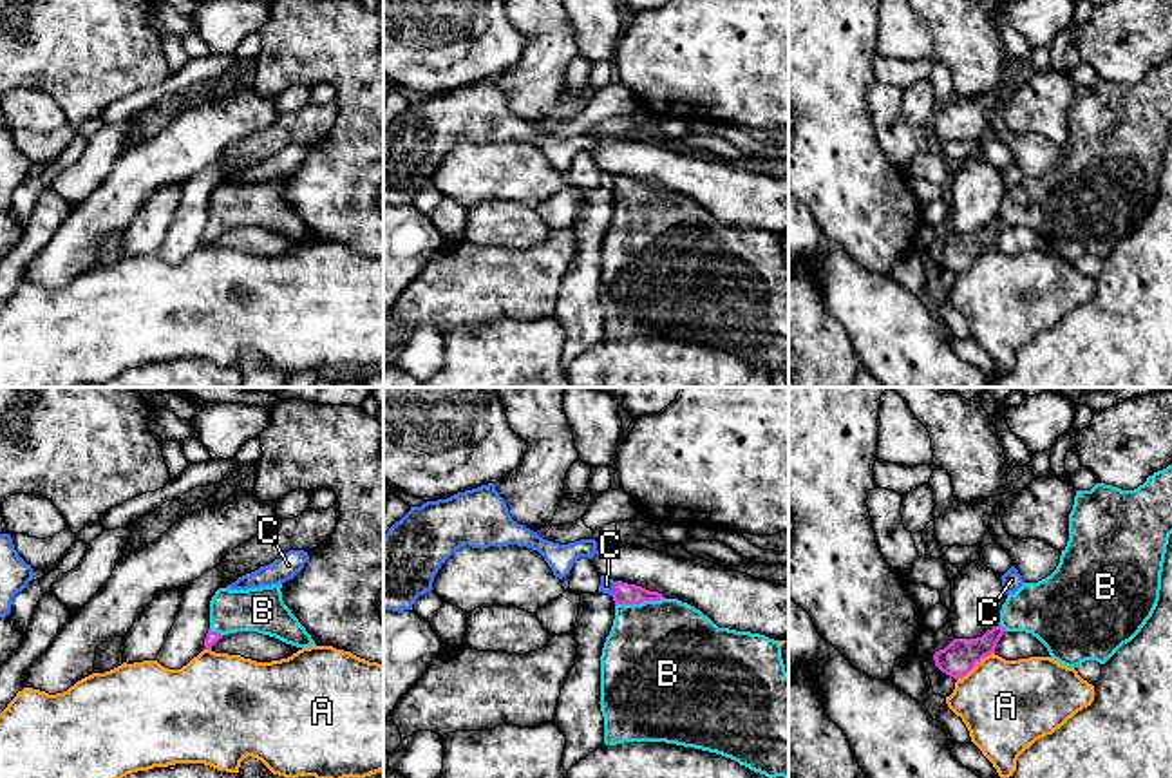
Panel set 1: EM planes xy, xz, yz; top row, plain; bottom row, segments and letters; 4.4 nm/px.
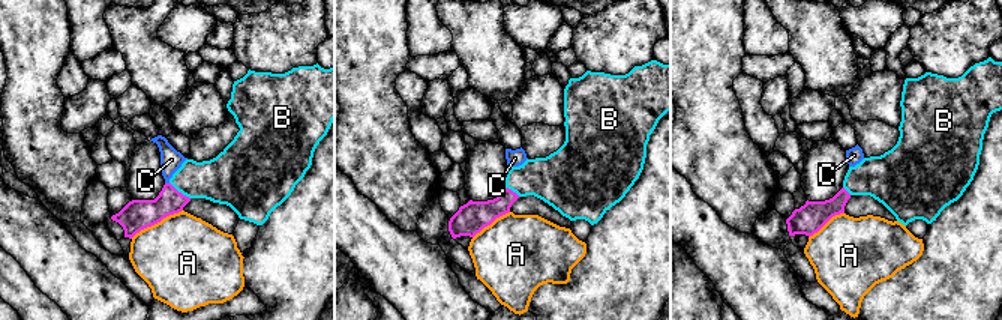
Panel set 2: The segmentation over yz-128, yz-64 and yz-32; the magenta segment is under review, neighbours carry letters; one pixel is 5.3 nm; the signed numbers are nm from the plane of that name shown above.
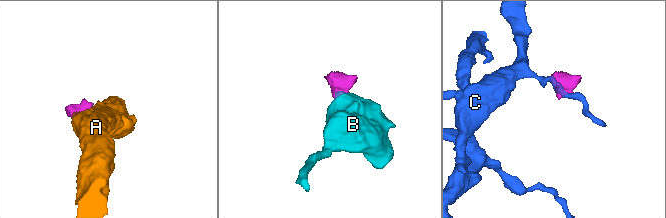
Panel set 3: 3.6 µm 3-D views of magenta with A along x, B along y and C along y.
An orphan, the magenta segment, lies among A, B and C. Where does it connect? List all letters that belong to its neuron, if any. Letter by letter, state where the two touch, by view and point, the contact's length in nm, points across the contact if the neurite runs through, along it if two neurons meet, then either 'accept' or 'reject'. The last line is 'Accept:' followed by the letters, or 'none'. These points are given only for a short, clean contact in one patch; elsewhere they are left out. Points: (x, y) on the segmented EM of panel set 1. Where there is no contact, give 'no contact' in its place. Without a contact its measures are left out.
A: yz (975, 663) | 220 nm | reject
B: xz (639, 603) | 220 nm | across xz (624, 594), (639, 603), (639, 614), (659, 655) | accept
C: xz (615, 588) | 80 nm | along xz (617, 581), (612, 596) | reject
Accept: B

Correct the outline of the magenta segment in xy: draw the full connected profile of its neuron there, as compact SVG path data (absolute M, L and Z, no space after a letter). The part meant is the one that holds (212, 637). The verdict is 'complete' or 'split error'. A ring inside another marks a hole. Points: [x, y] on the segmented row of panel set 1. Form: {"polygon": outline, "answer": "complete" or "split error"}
{"polygon": "M282 583L248 590L219 588L210 601L210 630L204 650L228 633L257 631L297 648L315 640L282 601Z", "answer": "split error"}

